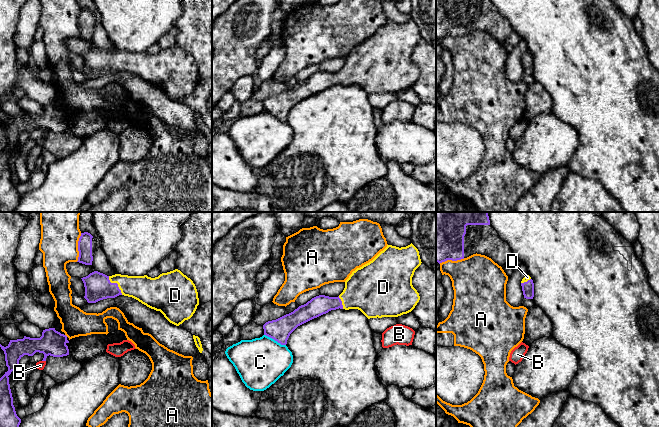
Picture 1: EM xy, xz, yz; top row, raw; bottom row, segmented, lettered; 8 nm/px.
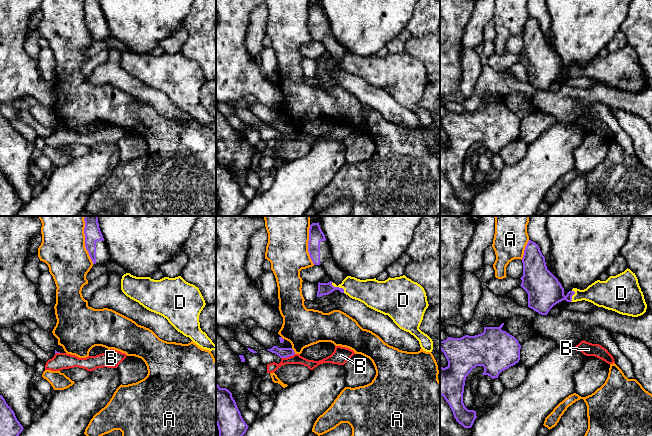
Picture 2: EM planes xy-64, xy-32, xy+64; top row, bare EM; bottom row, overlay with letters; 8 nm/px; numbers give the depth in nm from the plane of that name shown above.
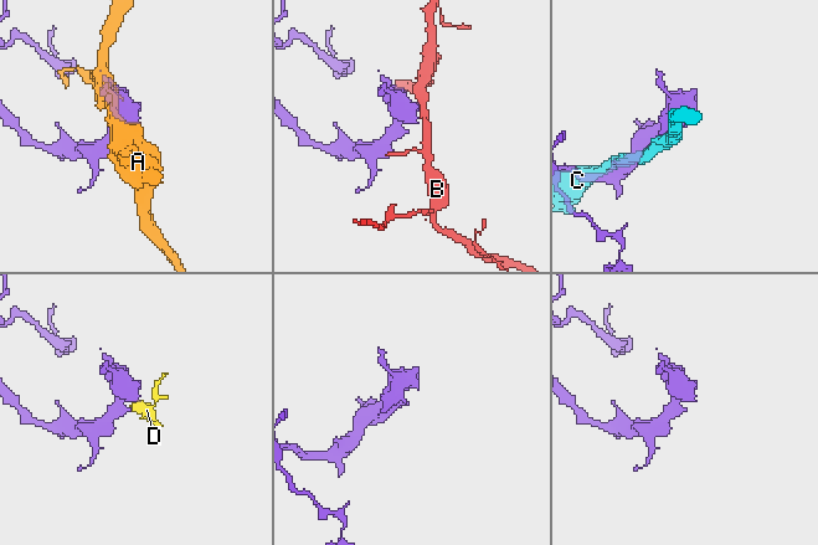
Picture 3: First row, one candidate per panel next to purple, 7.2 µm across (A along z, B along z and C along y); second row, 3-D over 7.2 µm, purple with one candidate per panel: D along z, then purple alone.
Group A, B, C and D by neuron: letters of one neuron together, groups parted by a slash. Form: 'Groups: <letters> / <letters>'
Groups: A / B / C / D

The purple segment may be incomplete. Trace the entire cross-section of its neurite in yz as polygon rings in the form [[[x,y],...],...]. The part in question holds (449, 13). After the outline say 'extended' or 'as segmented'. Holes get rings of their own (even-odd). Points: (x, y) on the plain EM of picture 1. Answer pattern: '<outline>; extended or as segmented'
[[[436,0],[436,38],[440,40],[447,36],[457,37],[476,29],[491,34],[499,42],[505,41],[513,32],[508,19],[500,14],[497,7],[490,0]]]; extended

